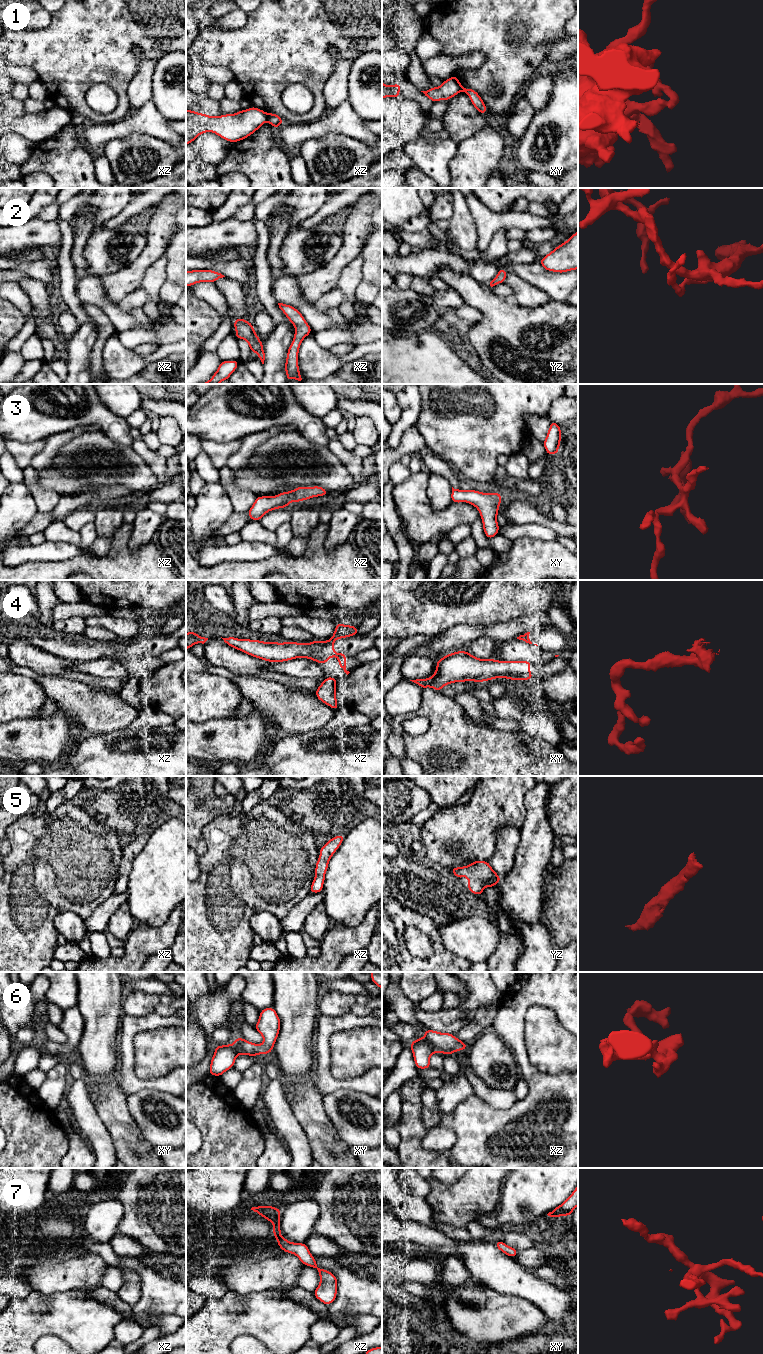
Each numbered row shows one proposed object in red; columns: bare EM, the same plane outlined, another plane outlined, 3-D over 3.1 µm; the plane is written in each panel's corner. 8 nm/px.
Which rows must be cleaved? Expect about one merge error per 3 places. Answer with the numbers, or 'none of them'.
1

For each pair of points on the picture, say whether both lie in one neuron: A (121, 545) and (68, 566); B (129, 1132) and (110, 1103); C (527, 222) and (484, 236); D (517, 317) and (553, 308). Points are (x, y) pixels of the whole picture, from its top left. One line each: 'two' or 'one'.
A: one
B: one
C: one
D: one

